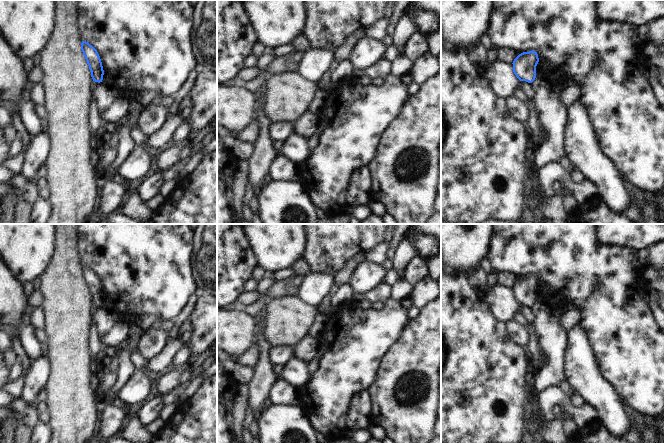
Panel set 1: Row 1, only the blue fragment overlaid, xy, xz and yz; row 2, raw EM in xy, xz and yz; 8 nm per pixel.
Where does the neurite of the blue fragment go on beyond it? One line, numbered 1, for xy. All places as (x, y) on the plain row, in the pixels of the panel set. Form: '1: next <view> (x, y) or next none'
1: next none

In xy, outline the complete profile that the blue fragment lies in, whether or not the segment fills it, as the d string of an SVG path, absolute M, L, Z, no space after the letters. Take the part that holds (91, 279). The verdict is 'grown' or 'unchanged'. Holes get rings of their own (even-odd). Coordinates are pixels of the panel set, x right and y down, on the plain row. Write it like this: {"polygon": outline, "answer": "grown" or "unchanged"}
{"polygon": "M82 265L81 274L91 295L93 305L102 306L104 294L97 274L86 265Z", "answer": "unchanged"}

